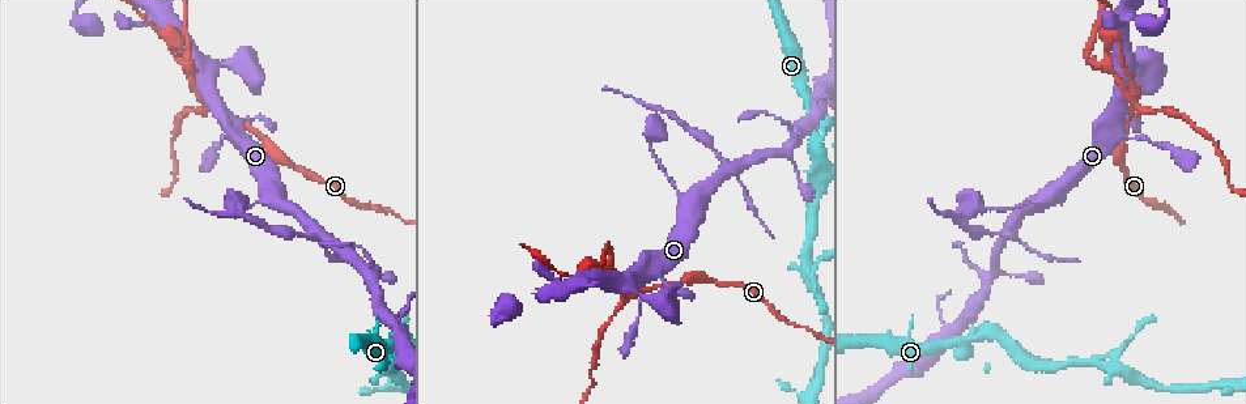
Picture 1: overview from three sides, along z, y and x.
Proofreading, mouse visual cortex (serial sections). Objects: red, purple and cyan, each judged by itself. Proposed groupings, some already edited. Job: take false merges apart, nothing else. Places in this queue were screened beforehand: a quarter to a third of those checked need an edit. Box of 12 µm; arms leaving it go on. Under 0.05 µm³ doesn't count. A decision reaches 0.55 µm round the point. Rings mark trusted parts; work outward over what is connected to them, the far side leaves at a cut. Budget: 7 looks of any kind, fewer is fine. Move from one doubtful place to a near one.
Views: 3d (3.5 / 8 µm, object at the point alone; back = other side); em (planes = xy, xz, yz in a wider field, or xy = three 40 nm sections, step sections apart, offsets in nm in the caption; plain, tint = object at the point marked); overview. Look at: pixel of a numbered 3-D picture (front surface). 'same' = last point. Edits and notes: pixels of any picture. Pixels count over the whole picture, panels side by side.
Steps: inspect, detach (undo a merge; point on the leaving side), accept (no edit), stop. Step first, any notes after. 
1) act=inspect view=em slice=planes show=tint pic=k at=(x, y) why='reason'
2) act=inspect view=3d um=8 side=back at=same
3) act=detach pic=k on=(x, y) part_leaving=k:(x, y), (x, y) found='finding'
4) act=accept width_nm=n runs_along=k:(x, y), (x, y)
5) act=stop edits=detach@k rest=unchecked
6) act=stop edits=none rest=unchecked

act=inspect view=3d um=8 pic=1 at=(163, 34) why='branch point'

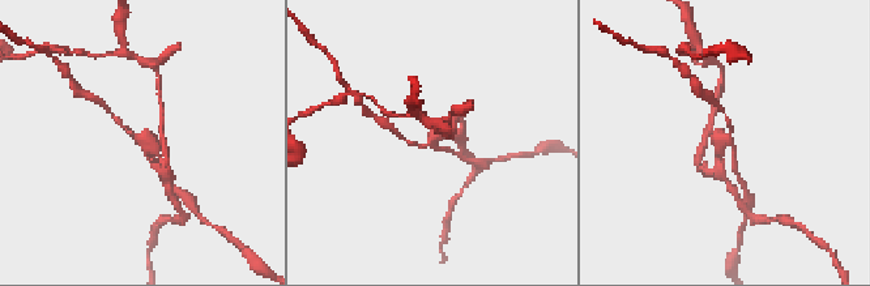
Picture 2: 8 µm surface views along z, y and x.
act=inspect view=3d um=3.5 pic=2 at=(730, 144) why='closer look'

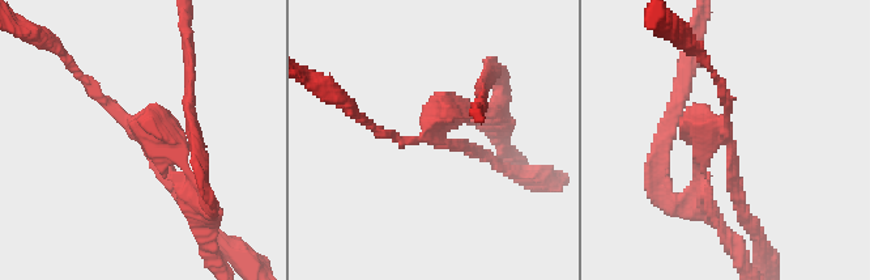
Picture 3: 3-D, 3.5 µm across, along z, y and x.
act=inspect view=em slice=xy step=5 show=tint pic=3 at=(433, 140)

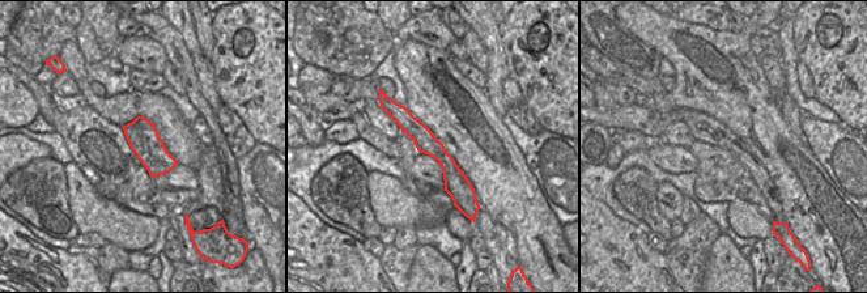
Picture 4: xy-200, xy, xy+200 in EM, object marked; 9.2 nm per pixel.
act=detach pic=3 on=(149, 127) width_nm=200 part_leaving=3:(218, 264), (205, 240), (210, 204) found='two cells meet here'

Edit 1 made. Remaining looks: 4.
act=inspect view=overview

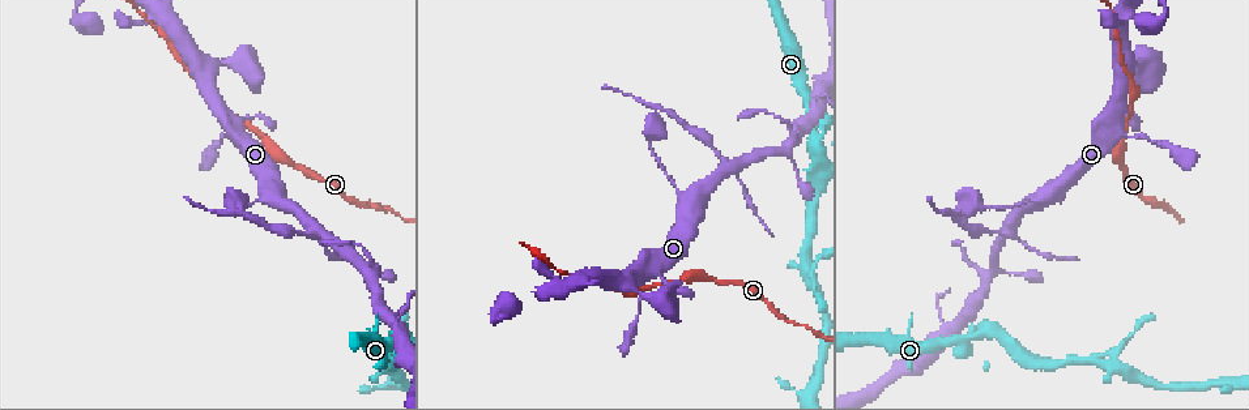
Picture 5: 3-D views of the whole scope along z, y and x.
act=inspect view=3d um=3.5 pic=5 at=(316, 230) why='two arms in line, one across'

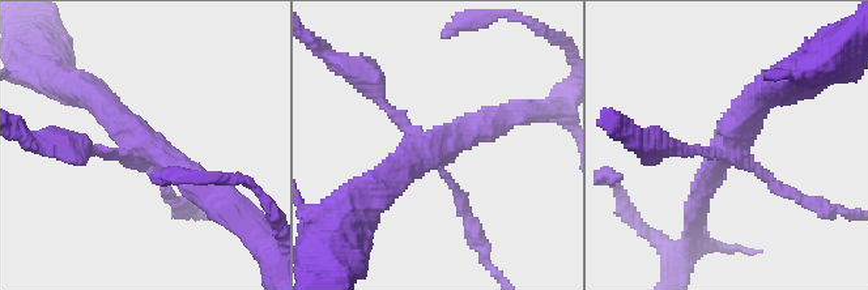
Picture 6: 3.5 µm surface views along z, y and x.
act=inspect view=em slice=planes show=tint pic=6 at=(732, 140)

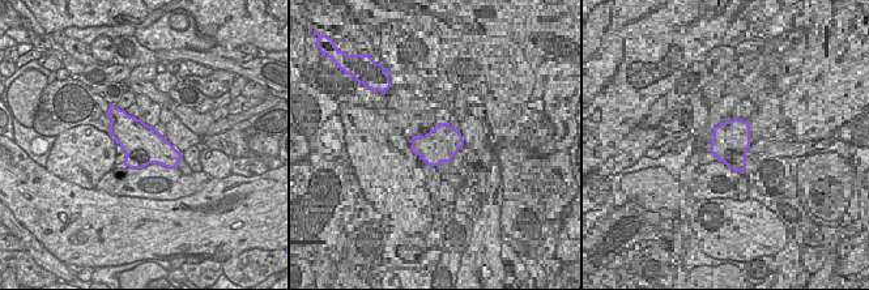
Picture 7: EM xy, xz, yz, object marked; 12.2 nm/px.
act=detach pic=6 on=(778, 190) border=7:(127, 154), (148, 163) found='a second cell is stuck on'

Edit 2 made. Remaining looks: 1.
act=stop edits=detach@3,detach@6 rest=unchecked

